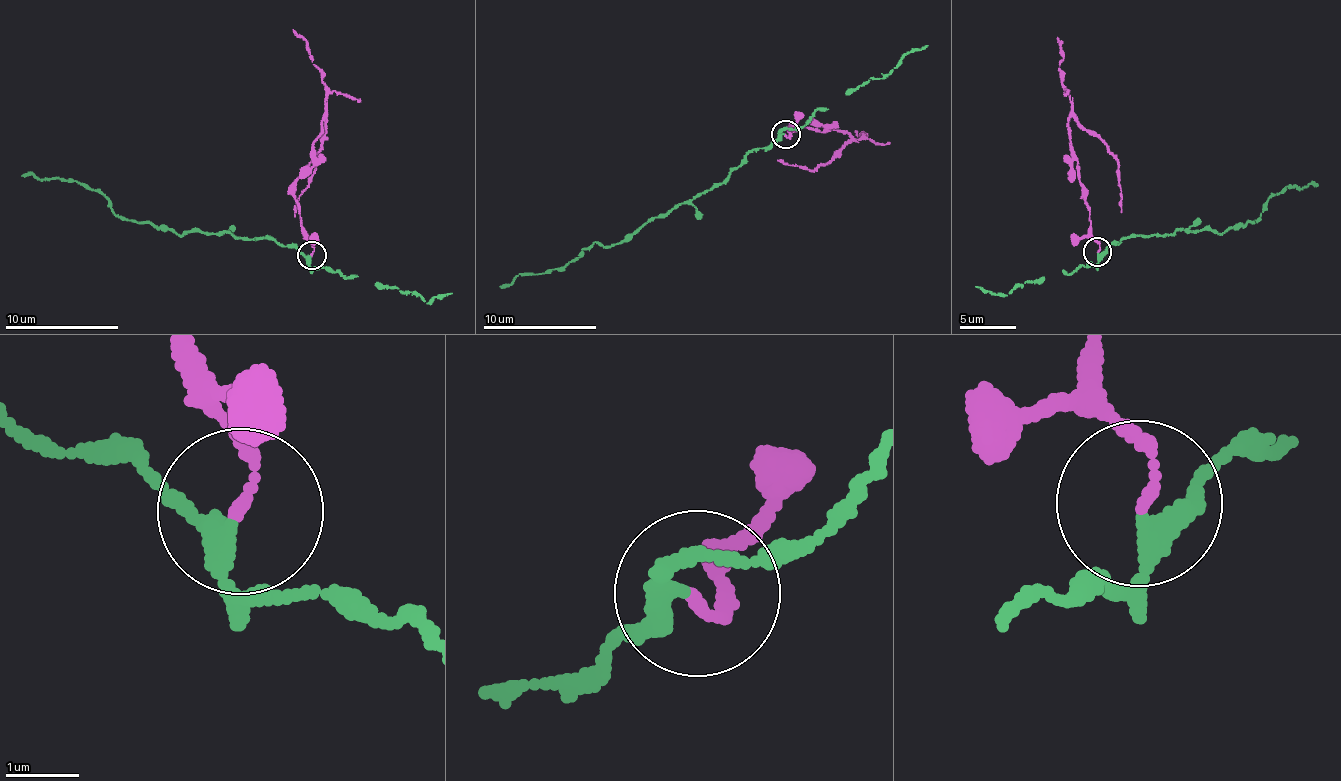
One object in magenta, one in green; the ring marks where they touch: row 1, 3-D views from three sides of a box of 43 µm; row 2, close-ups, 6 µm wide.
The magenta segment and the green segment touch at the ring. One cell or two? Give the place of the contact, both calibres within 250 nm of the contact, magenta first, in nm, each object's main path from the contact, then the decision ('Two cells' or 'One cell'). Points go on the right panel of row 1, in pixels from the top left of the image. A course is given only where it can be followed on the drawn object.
Place: (1097, 252). Thickness 130 nm (magenta) against 240 nm. Course of magenta: (1098, 252), (1086, 189), (1070, 166), (1072, 116), (1119, 163), (1121, 211). Course of green: (1098, 252), (1121, 240), (1178, 229), (1223, 233), (1254, 221), (1268, 198), (1287, 186), (1299, 190), (1317, 185). Two cells

